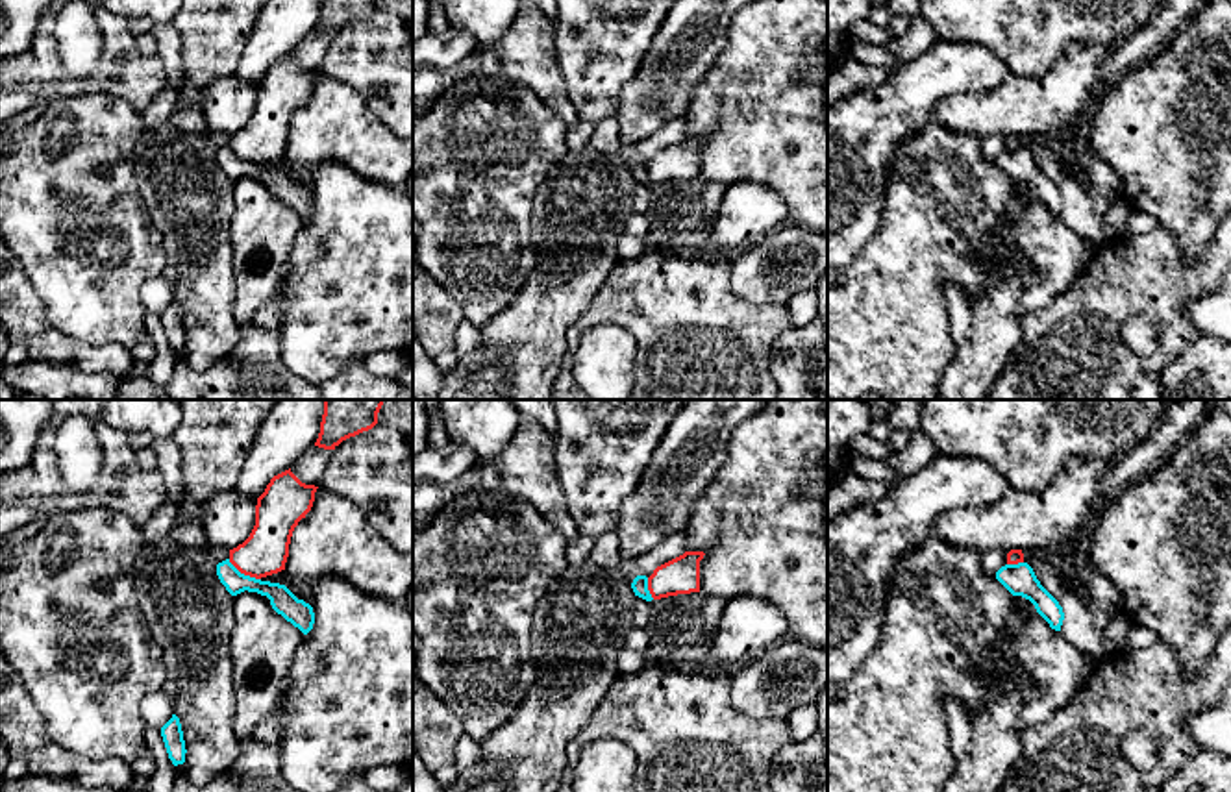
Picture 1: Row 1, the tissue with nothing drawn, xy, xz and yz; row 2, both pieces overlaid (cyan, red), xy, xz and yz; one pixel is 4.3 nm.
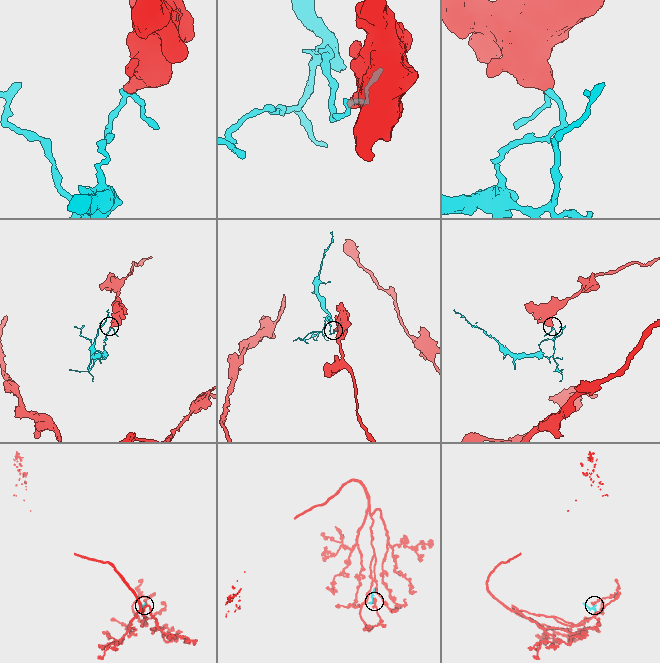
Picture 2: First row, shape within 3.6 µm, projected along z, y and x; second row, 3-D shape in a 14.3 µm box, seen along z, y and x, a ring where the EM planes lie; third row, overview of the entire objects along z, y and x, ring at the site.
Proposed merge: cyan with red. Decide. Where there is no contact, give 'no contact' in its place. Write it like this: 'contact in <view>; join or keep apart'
contact in xy; keep apart

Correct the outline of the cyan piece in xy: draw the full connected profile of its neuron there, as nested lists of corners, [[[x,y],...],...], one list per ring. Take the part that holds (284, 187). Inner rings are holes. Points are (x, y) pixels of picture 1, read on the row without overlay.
[[[230,144],[217,150],[217,161],[231,181],[237,181],[244,176],[267,181],[272,194],[298,213],[304,220],[313,215],[313,192],[304,185],[298,185],[285,170],[244,161],[230,148]]]

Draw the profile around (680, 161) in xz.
[[[685,137],[683,141],[657,152],[648,163],[648,176],[653,185],[700,178],[700,146],[703,137]]]

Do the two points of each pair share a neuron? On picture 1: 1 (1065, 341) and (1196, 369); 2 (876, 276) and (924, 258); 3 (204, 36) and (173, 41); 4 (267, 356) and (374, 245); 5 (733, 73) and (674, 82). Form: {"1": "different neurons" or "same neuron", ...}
{"1": "different neurons", "2": "same neuron", "3": "different neurons", "4": "different neurons", "5": "different neurons"}

